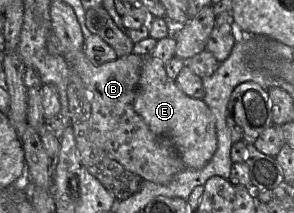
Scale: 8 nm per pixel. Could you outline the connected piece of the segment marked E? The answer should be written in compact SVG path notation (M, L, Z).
M151 55L143 56L134 110L154 134L170 140L186 169L202 169L217 148L215 118L202 99L192 98L179 89L168 77L164 66L161 60Z

